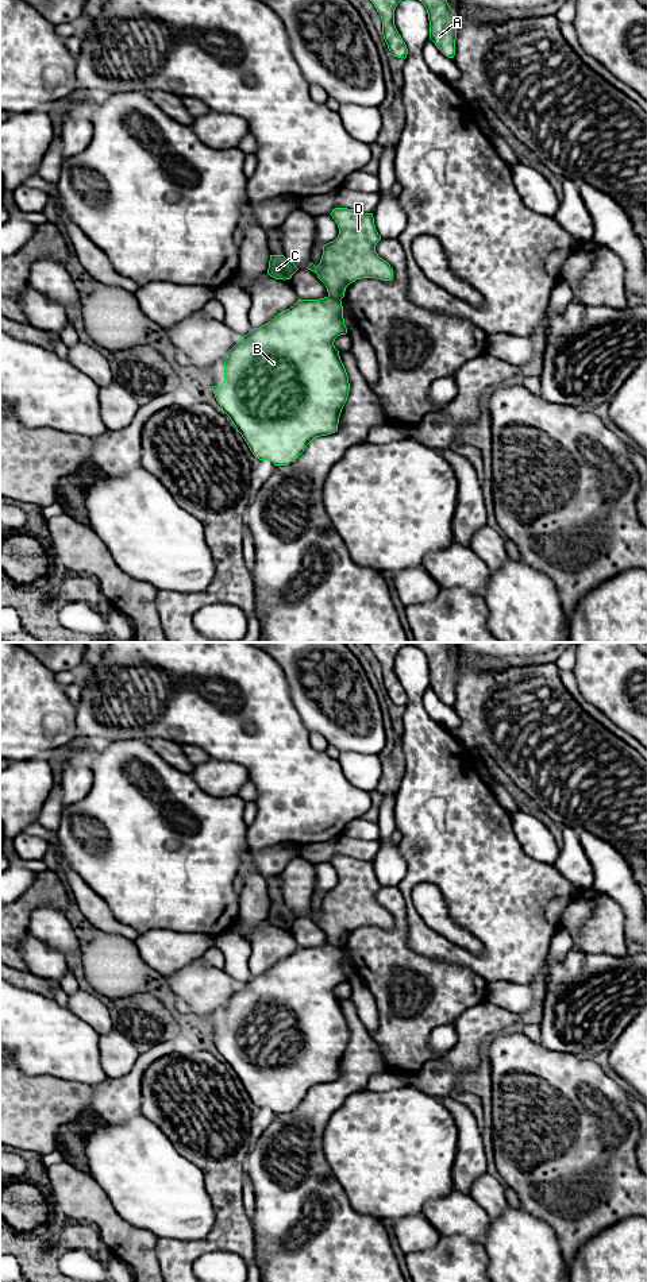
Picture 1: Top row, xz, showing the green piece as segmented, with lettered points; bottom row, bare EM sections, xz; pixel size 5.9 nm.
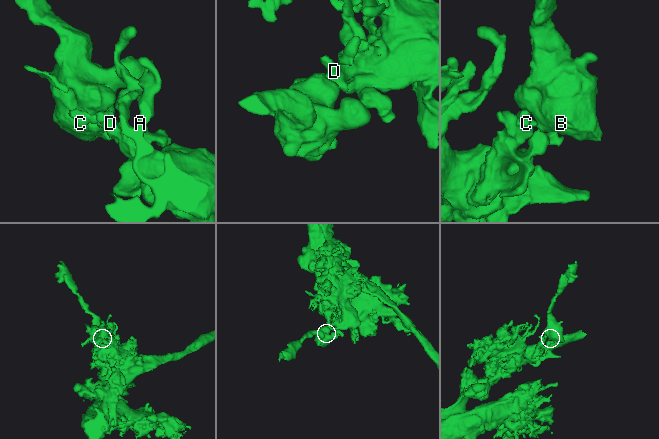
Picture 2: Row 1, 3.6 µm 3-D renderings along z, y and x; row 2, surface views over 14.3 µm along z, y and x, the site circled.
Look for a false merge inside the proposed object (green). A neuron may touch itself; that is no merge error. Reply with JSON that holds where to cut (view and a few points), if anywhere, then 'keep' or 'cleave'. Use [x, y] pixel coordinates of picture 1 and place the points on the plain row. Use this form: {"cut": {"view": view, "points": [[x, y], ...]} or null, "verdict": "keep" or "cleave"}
{"cut": {"view": "xz", "points": [[328, 942], [339, 948]]}, "verdict": "cleave"}

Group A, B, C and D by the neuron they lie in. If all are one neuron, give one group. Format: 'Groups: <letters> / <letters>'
Groups: A C D / B

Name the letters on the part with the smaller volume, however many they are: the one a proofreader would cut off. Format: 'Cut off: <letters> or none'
Cut off: B

